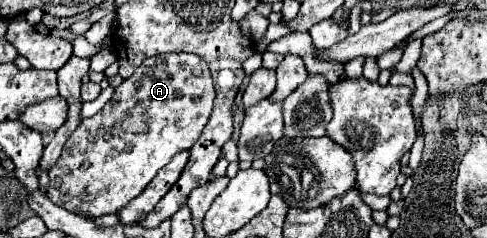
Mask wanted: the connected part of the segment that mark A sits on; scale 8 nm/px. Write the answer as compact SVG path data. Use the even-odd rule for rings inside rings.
M163 53L145 59L135 73L125 79L105 103L105 107L89 119L83 119L81 125L67 139L57 163L49 169L49 189L47 197L81 217L101 217L117 213L123 205L135 199L149 181L163 169L175 153L191 149L193 143L201 137L201 129L207 125L213 111L215 89L207 63L193 53Z

